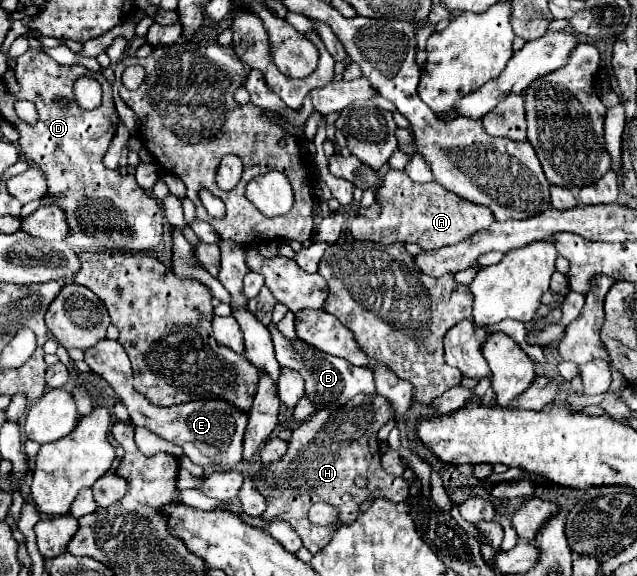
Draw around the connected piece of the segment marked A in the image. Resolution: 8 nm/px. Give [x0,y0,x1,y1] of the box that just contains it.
[350,169,494,249]

